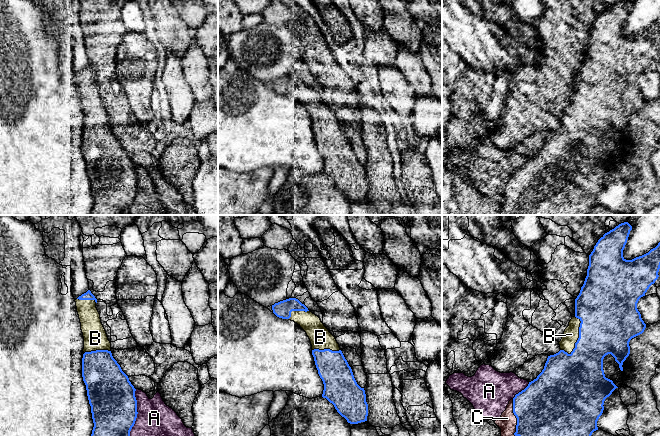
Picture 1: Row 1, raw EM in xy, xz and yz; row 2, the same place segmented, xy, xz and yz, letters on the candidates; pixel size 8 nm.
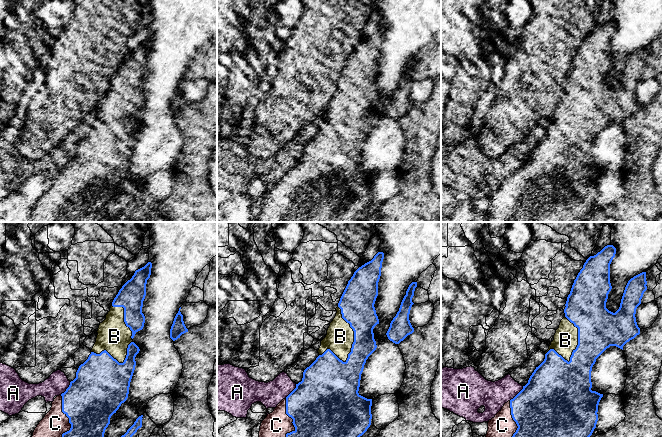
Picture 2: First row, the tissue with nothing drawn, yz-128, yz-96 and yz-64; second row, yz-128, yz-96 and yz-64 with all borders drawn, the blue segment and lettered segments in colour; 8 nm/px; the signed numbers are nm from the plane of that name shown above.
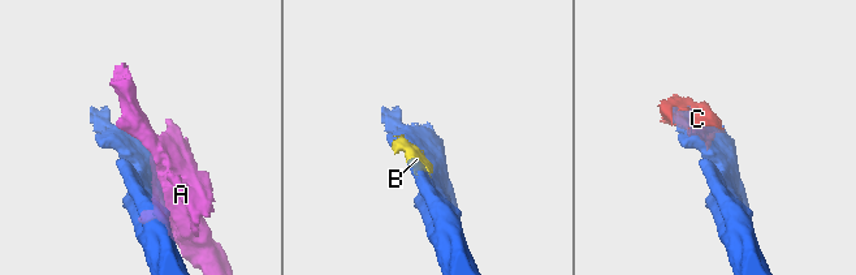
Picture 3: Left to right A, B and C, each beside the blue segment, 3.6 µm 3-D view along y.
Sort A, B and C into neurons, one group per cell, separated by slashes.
A / B C

